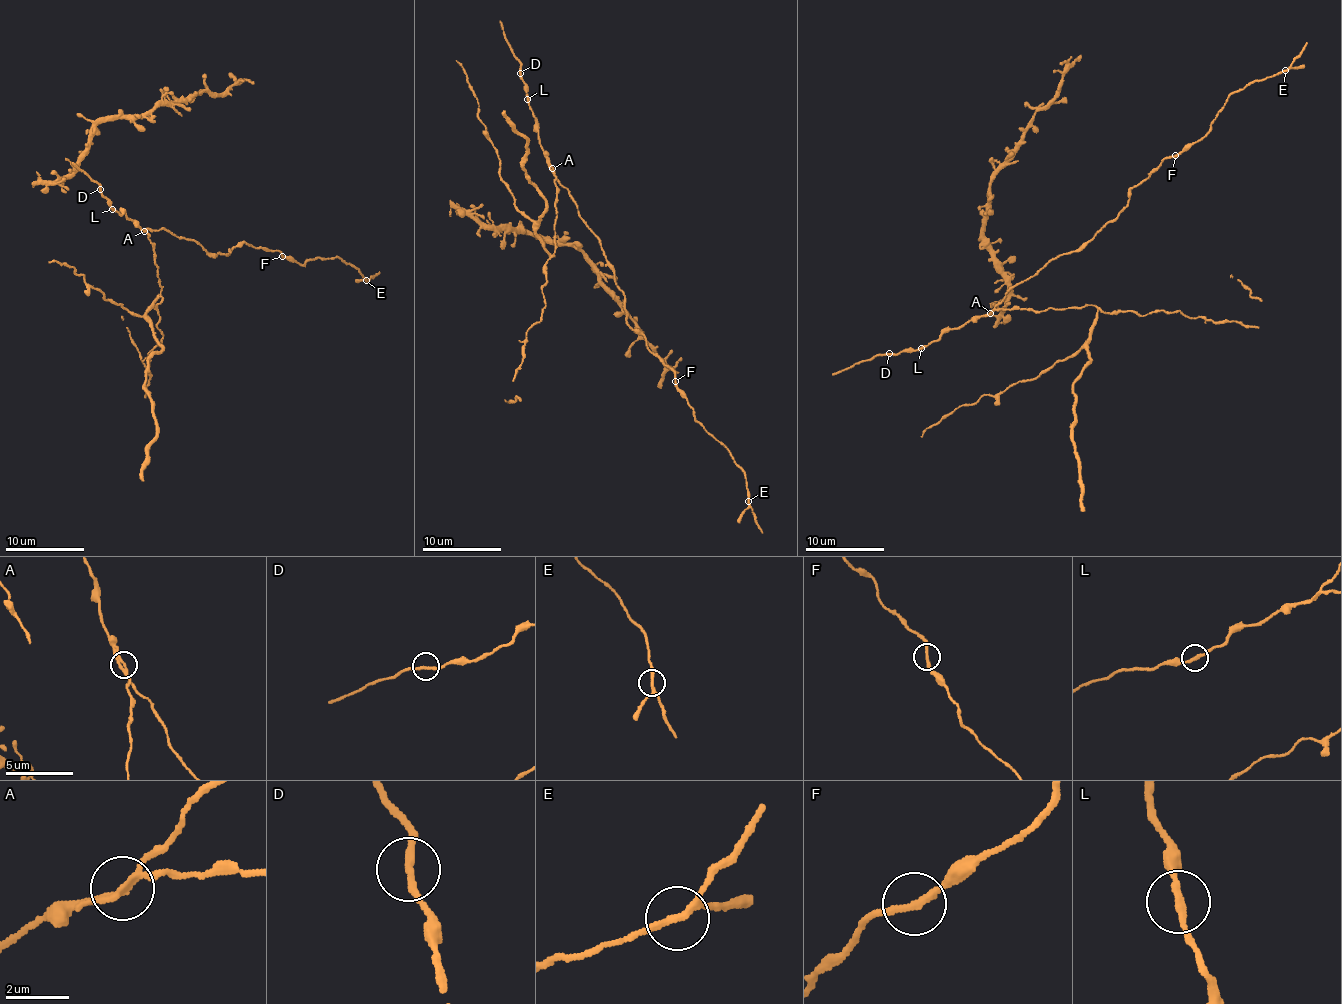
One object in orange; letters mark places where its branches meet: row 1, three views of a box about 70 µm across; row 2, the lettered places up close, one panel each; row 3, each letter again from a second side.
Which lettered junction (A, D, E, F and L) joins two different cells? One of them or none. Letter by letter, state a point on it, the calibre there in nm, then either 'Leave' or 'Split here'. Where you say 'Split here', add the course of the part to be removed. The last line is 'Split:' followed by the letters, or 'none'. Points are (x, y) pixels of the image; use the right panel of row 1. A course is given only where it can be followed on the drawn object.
A: Place: (990, 313). Thickness 190 nm. Split here. Course of the part to remove: (991, 313), (1010, 308), (1096, 308), (1088, 338), (1091, 362), (1074, 385), (1072, 435), (1083, 512)
D: Place: (889, 353). Thickness 220 nm. Leave
E: Place: (1285, 70). Thickness 190 nm. Leave
F: Place: (1175, 155). Thickness 220 nm. Leave
L: Place: (921, 348). Thickness 200 nm. Leave
Split: A

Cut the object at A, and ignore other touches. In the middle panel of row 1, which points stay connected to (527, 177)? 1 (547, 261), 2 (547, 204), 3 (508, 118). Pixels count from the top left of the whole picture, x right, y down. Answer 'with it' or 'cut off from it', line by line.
1: with it
2: with it
3: with it

